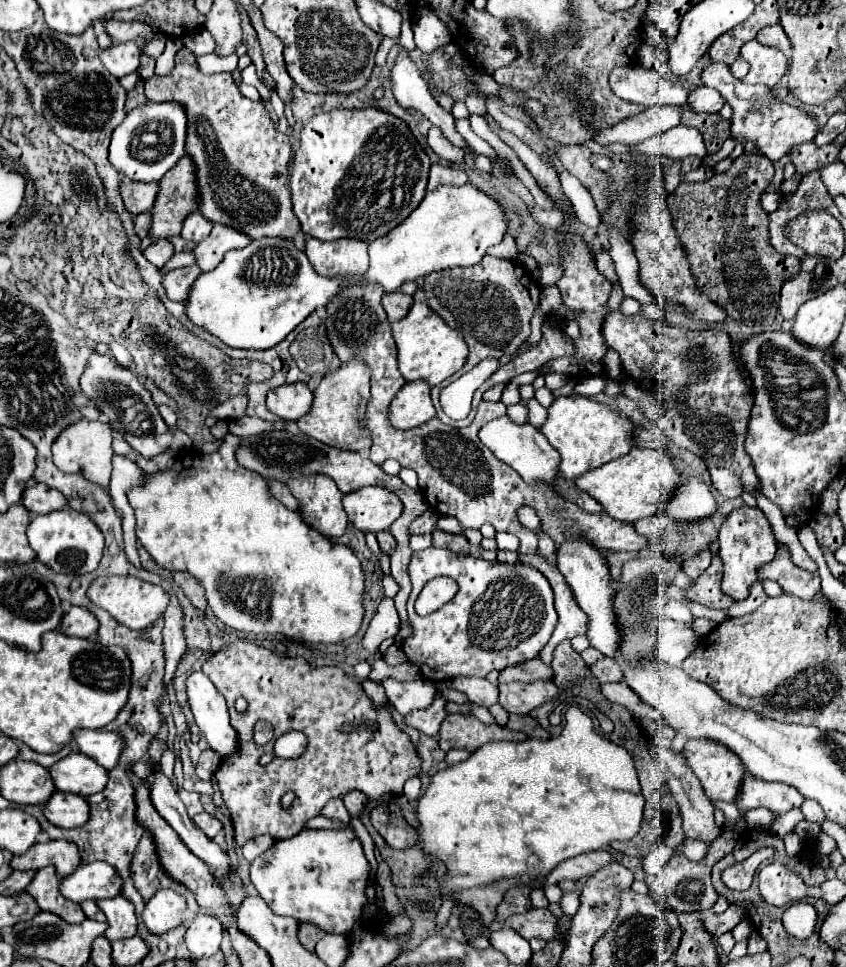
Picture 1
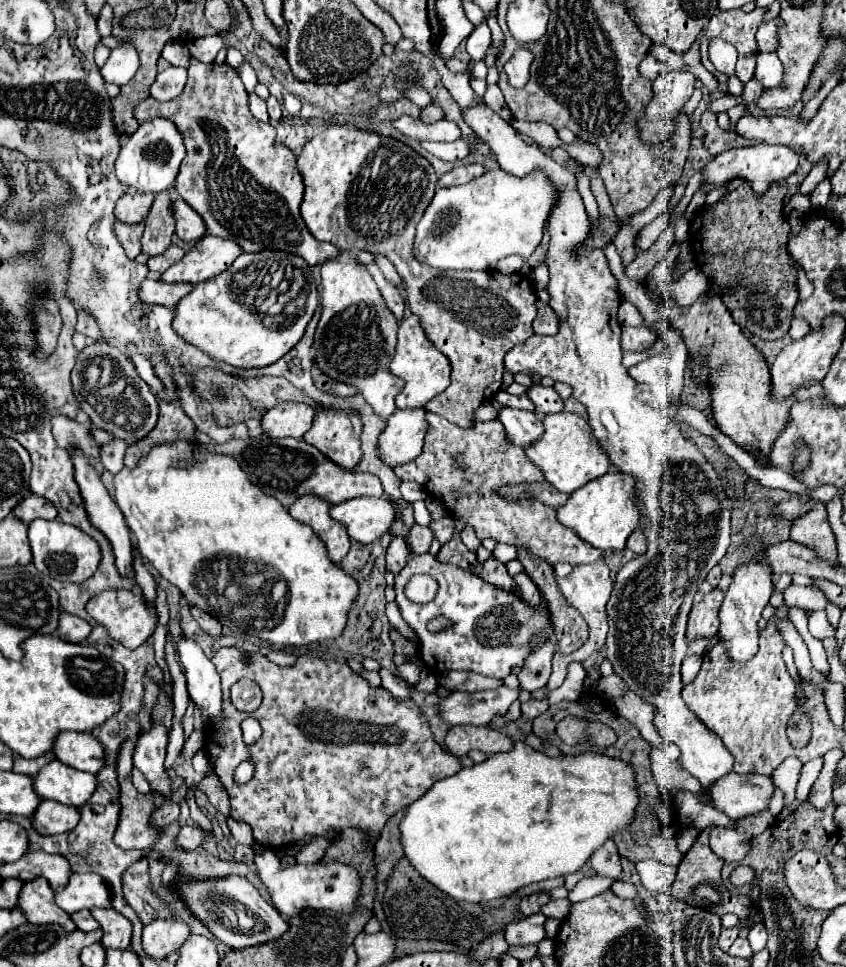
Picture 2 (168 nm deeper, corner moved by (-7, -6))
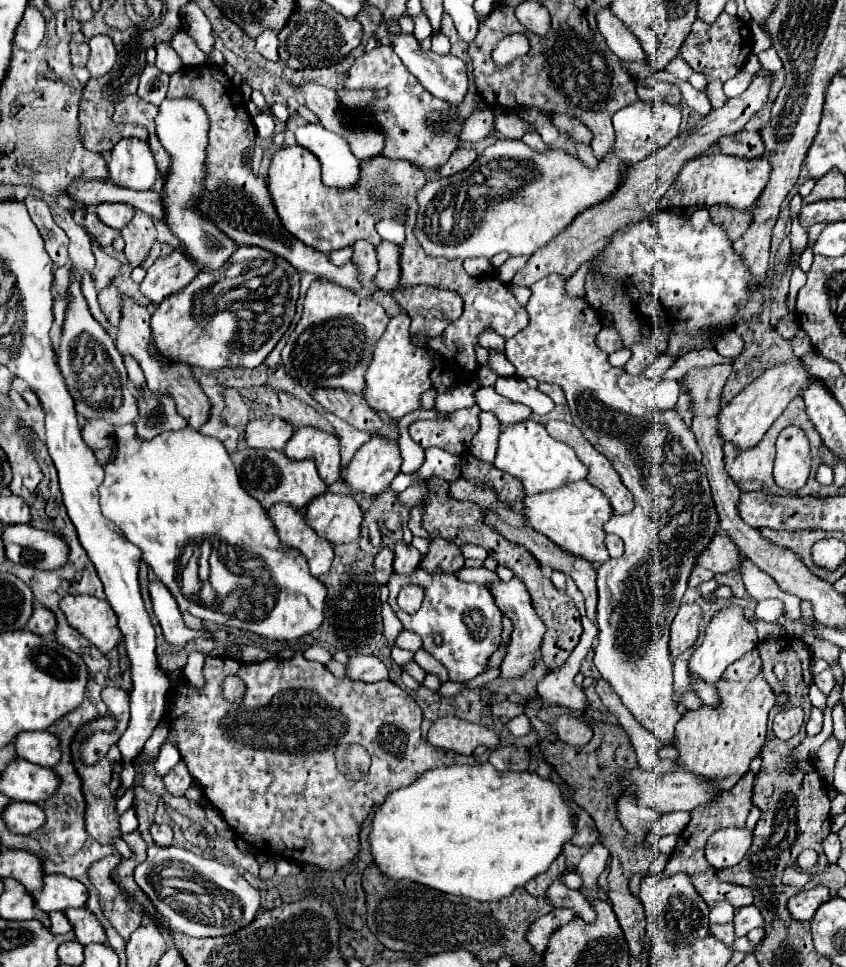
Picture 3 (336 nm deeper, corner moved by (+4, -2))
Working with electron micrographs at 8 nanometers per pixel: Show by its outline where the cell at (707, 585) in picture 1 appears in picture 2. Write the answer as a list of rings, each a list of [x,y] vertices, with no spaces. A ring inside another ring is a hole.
[[[714,588],[710,594],[704,596],[702,602],[694,604],[688,616],[688,628],[686,628],[686,640],[692,642],[696,638],[712,638],[716,634],[716,628],[720,626],[720,620],[716,620],[720,604],[724,594]]]

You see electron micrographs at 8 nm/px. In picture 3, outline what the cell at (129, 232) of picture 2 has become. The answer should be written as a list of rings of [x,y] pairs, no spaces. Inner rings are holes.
[[[95,208],[87,212],[87,216],[85,216],[85,226],[87,226],[87,230],[97,238],[97,242],[99,242],[103,248],[111,246],[111,244],[121,236],[119,230],[109,228],[109,226],[105,226],[105,224],[99,220],[99,216],[95,214]]]

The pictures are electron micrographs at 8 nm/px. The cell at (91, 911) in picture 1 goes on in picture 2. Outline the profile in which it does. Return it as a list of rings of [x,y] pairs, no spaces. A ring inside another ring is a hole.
[[[80,910],[80,912],[74,912],[74,914],[70,914],[70,918],[72,918],[72,922],[76,924],[76,928],[78,928],[78,930],[82,930],[82,932],[92,932],[92,930],[98,930],[98,924],[96,924],[96,920],[92,920],[90,910]]]

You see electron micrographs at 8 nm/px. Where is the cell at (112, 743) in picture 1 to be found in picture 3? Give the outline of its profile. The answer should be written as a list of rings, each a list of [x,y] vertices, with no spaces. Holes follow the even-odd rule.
[[[47,730],[41,732],[21,732],[15,740],[17,754],[33,764],[55,768],[61,760],[61,744],[57,736]]]

